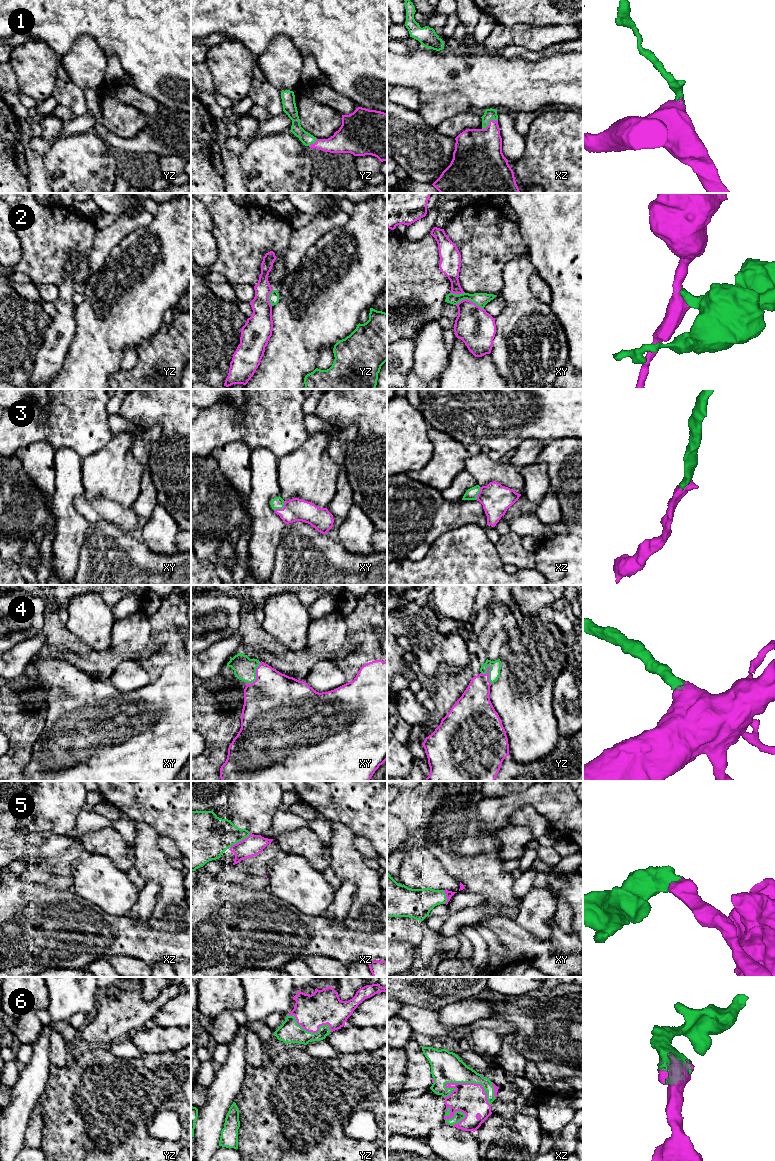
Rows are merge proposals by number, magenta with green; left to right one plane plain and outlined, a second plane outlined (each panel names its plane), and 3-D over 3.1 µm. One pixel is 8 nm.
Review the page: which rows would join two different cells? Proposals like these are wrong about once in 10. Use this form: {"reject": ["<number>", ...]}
{"reject": ["2"]}

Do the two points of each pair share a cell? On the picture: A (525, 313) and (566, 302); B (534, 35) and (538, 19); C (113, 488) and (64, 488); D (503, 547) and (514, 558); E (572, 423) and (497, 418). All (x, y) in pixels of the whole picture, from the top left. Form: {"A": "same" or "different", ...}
{"A": "different", "B": "different", "C": "different", "D": "same", "E": "same"}

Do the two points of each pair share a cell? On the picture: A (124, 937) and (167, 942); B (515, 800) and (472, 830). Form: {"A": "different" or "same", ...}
{"A": "same", "B": "different"}

